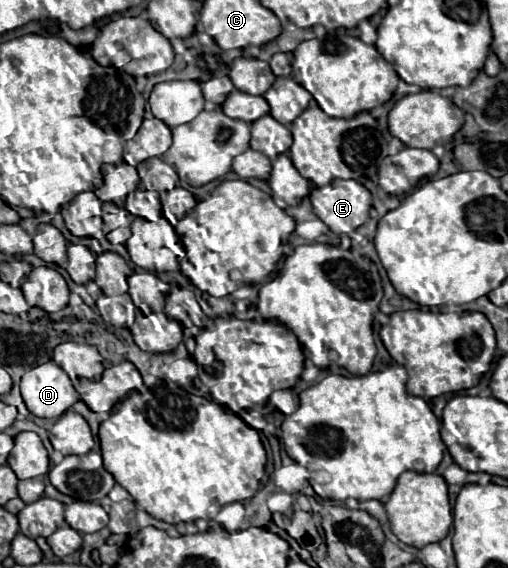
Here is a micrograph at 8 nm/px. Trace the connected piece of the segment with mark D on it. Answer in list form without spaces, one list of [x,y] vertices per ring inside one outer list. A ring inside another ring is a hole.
[[[45,362],[25,372],[21,396],[29,412],[39,418],[59,418],[79,400],[69,376],[55,362]]]

